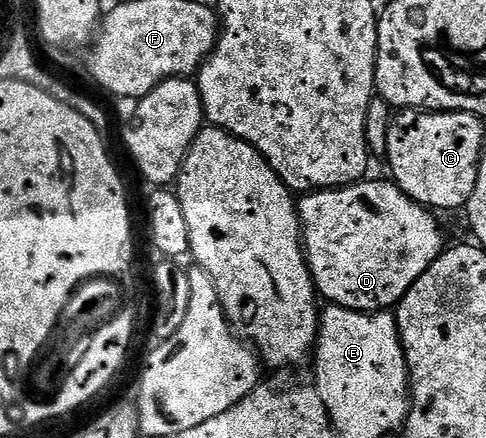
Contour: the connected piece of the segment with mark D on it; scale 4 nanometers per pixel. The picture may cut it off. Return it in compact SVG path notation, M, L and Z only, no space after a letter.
M365 178L355 184L345 184L342 188L329 188L319 192L309 192L301 195L298 200L298 211L300 214L300 231L302 233L302 247L308 262L308 268L312 272L312 281L316 284L316 291L321 297L328 299L329 305L338 308L349 308L355 312L383 312L385 310L395 309L403 296L408 293L410 286L422 274L426 274L428 267L440 256L446 247L444 241L444 232L440 229L440 224L436 221L437 213L412 200L403 190L398 187L391 179L372 180Z

